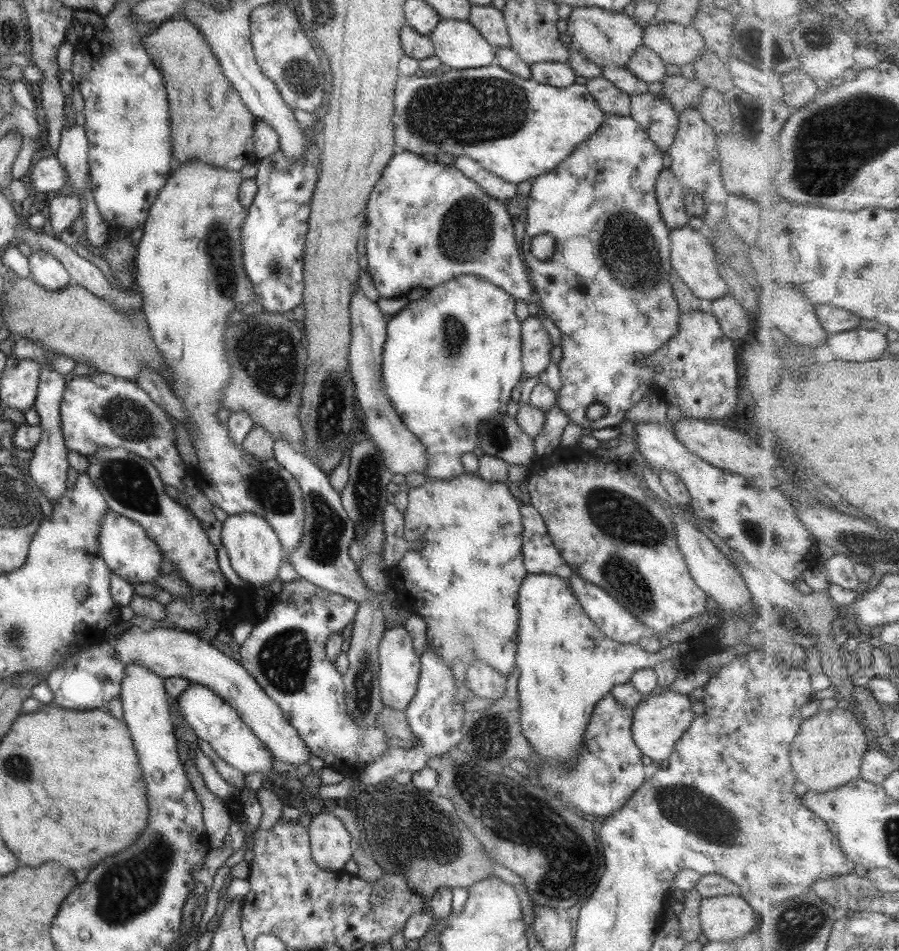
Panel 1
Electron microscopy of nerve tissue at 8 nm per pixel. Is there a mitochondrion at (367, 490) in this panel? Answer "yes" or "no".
yes

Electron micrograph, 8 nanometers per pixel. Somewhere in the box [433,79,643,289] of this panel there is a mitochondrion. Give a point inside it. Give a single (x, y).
(468, 225)

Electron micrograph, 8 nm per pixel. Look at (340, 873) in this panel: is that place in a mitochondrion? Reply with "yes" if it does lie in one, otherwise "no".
no

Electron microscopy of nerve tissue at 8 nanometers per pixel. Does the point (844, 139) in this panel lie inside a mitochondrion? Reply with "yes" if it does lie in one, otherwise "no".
yes

